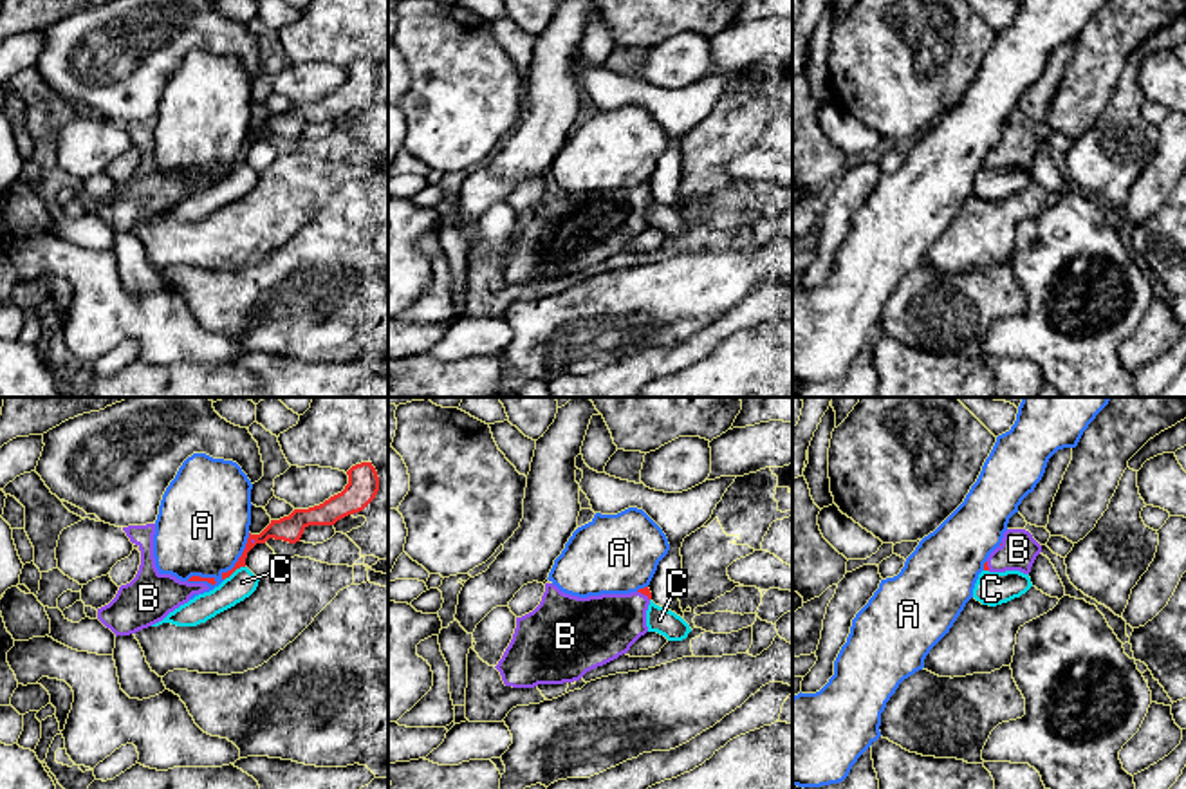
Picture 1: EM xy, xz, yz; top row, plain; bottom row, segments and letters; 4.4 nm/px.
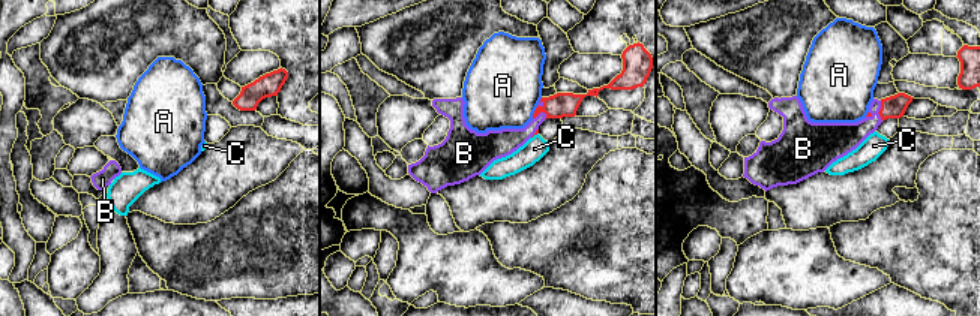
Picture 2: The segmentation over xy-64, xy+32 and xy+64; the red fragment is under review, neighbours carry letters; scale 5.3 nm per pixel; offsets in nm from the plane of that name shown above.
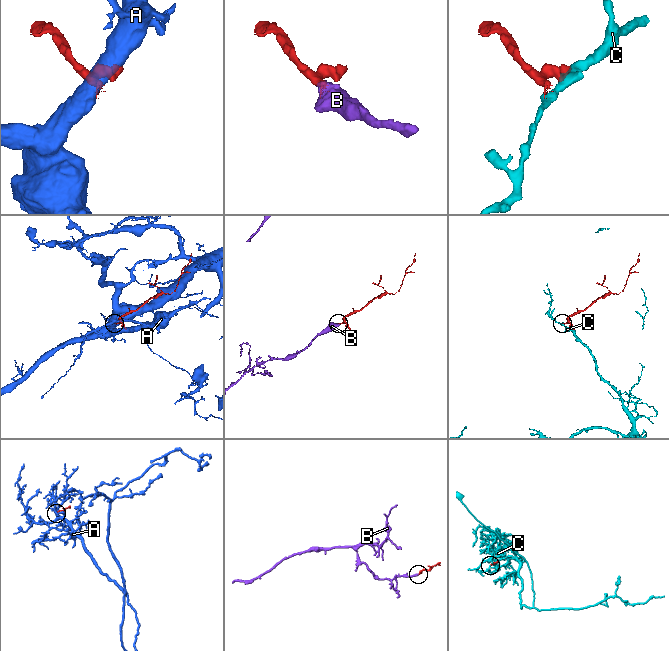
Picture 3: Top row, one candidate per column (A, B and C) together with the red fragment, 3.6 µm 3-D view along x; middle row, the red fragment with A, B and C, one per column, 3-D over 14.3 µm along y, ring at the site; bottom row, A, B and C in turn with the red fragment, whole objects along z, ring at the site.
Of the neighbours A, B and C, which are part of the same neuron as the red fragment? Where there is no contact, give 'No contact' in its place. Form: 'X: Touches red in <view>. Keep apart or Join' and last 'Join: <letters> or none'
A: Touches red in xy. Keep apart
B: Touches red in xz. Join
C: Touches red in xy. Keep apart
Join: B

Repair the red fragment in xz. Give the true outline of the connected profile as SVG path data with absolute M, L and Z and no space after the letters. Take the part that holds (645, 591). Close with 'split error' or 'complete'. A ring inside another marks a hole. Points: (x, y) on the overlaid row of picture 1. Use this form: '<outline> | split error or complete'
M545 583L540 605L516 617L516 628L495 666L505 686L534 688L579 681L648 632L648 587L630 594L578 598Z | split error

